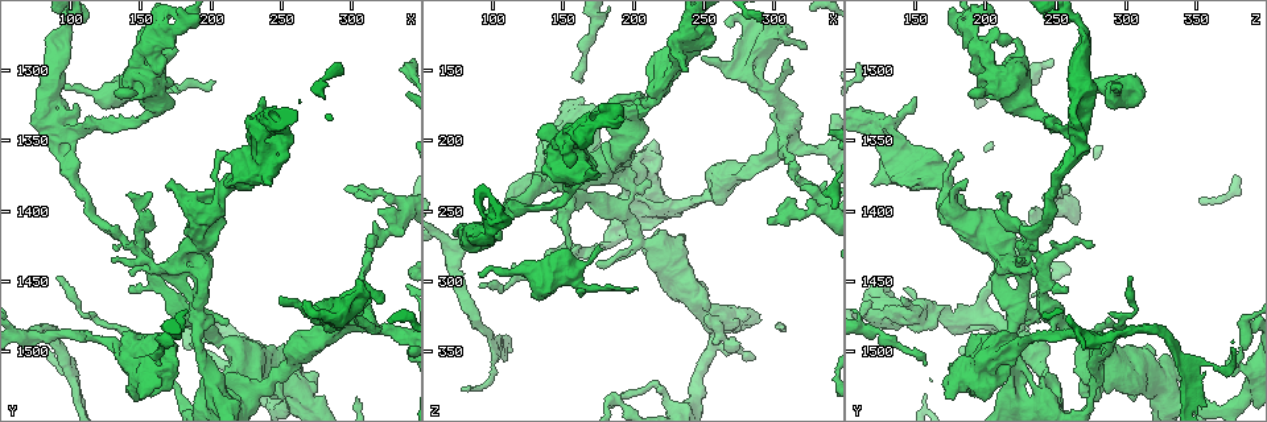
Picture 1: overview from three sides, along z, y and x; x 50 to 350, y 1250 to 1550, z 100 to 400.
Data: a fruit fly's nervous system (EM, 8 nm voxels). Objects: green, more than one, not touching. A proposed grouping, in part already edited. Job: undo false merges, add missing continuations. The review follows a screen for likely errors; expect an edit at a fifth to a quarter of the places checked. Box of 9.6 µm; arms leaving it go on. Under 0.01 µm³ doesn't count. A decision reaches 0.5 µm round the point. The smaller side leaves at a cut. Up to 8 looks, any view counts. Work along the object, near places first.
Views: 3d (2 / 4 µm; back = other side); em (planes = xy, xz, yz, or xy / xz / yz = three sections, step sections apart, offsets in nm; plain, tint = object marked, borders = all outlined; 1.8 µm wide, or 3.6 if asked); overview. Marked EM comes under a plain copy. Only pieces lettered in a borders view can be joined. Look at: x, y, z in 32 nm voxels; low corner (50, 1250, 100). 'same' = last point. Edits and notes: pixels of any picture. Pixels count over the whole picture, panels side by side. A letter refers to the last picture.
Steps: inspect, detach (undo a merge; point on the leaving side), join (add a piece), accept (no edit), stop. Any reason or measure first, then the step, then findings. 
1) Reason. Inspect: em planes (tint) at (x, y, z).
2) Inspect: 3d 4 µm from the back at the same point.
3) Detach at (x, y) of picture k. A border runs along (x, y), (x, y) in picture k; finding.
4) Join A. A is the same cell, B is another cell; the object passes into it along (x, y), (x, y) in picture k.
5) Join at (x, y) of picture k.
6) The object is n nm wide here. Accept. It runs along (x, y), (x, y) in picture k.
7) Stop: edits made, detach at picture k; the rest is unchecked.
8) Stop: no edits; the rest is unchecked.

Three arms meet. Inspect: em xz step 16 (tint) at (164, 1282, 192).

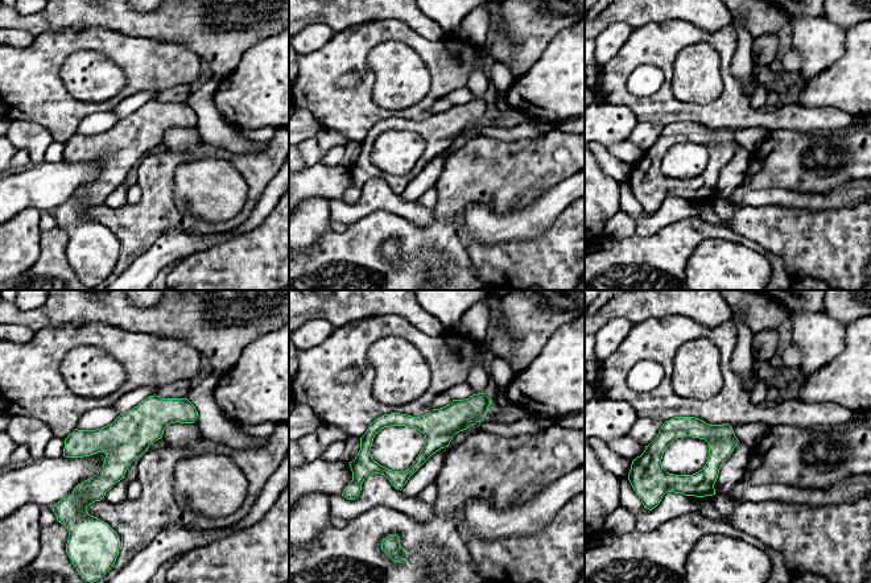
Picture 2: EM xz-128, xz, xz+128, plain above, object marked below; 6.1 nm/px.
Cut it another way. Inspect: em planes (borders) at the same point.

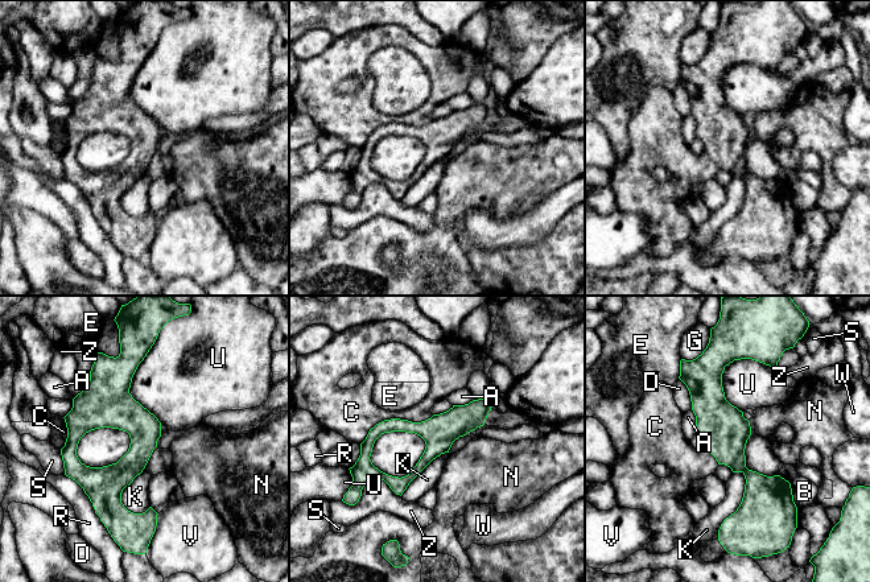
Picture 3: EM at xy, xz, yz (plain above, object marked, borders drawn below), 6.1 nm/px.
Accept. A, B, C, D, E, G, K, N, R, S, U, V, W and Z are other cells; a border runs along (742, 471), (742, 500), (717, 533) in picture 3; all the same cell.

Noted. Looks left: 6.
A narrow waist. Inspect: em xz step 4 (borders) at (238, 1356, 134).

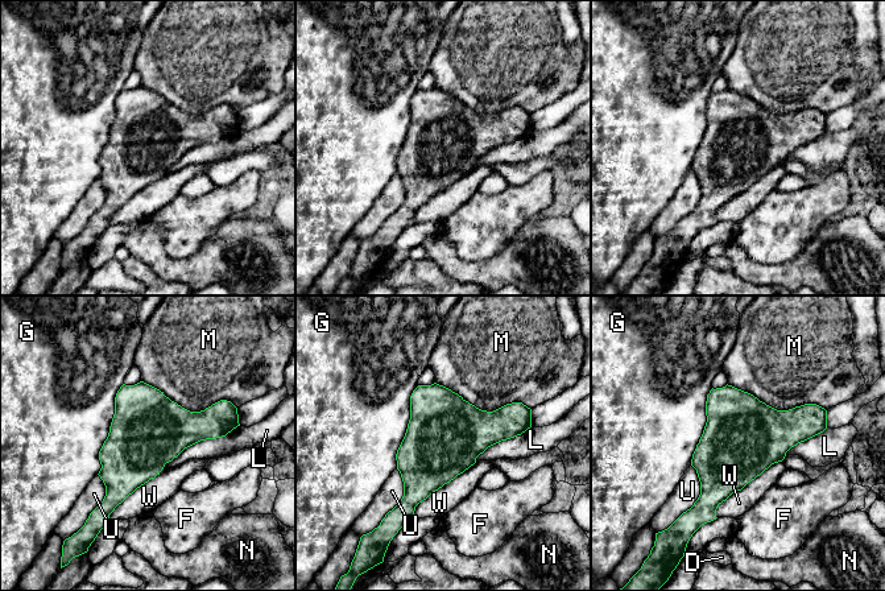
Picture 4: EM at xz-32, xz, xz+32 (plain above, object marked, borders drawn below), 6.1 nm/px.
The object is 460 nm wide here. Accept. D, F, G, L, M, N, U and W are other cells; a border runs along (238, 425), (185, 447), (162, 467) in picture 4; all the same cell.

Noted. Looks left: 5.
Thick turns thin. Inspect: 3d 2 µm at (172, 1316, 306).

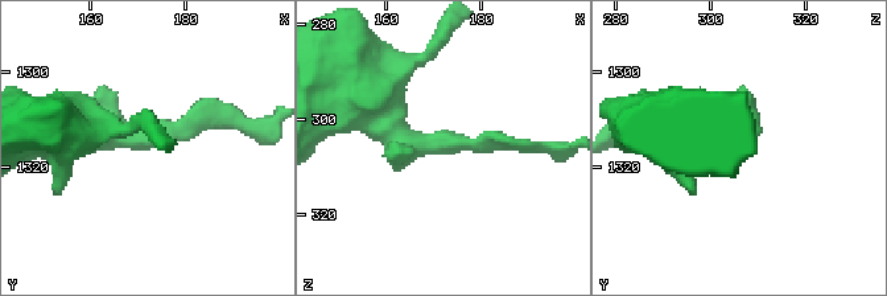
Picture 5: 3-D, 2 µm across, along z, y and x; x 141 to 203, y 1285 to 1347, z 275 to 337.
Now the EM. Inspect: em xz step 4 (borders) at (171, 1313, 304).

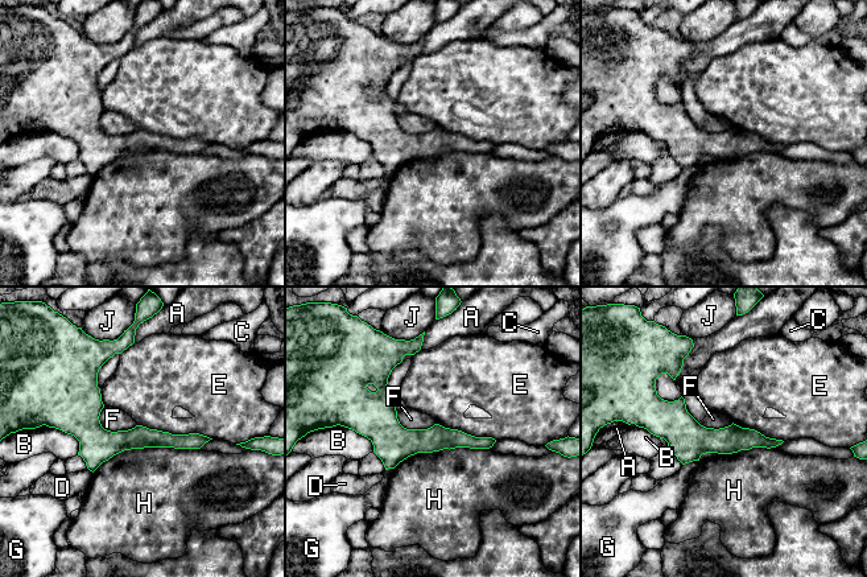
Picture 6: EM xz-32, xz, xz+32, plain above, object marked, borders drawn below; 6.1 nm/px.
Inspect: em planes (borders) at the same point.

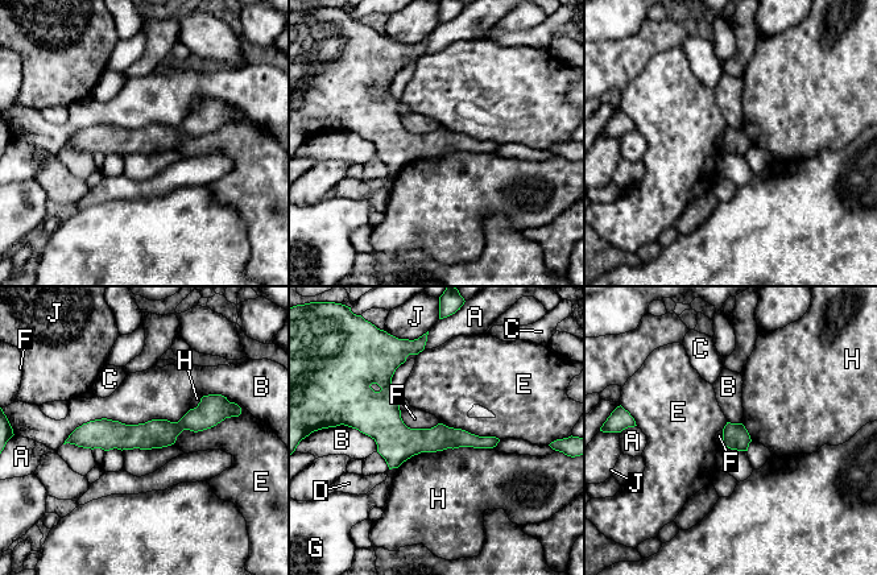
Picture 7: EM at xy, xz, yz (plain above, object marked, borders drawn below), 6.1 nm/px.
The object is 160 nm wide here. Accept. A, B, C, D, E, F, G, H and J are other cells; it runs along (218, 414), (165, 433), (71, 439) in picture 7; continuous, no second cell.

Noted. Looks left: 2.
Free end. Inspect: 3d 2 µm at (294, 1384, 254).

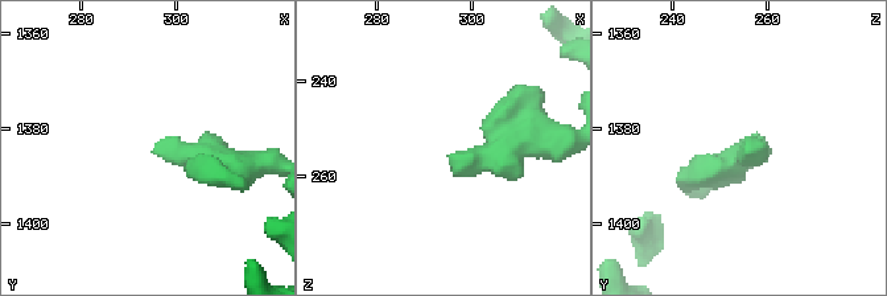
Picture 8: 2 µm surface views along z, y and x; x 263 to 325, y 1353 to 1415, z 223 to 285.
Inspect: em planes (borders) at (295, 1384, 256).

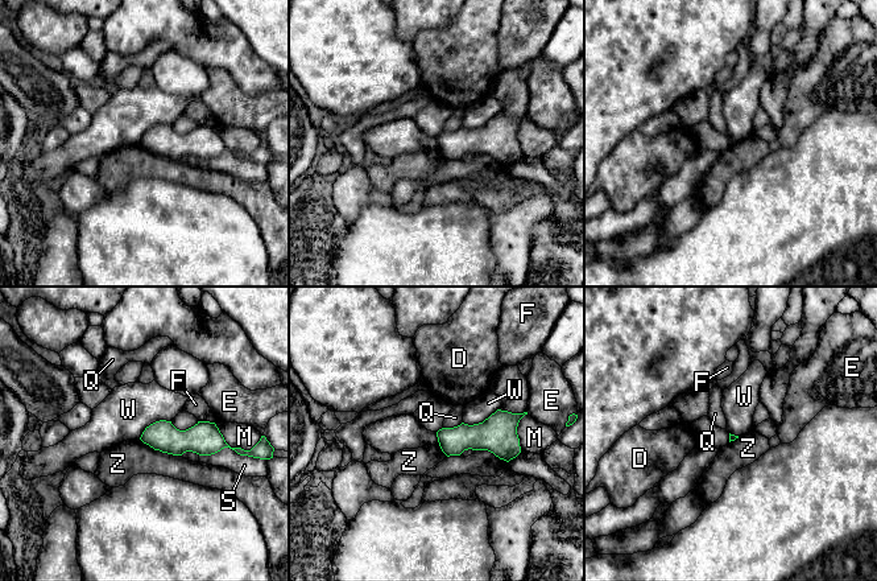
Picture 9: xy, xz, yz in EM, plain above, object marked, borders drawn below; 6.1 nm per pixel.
The longest contact is with Z, 280 nm. Accept. D, E, F, M, Q, S, W and Z are other cells; a border runs along (499, 408), (482, 421), (463, 423) in picture 9; none of them fits.

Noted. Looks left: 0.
Stop: no edits; the rest is unchecked.

